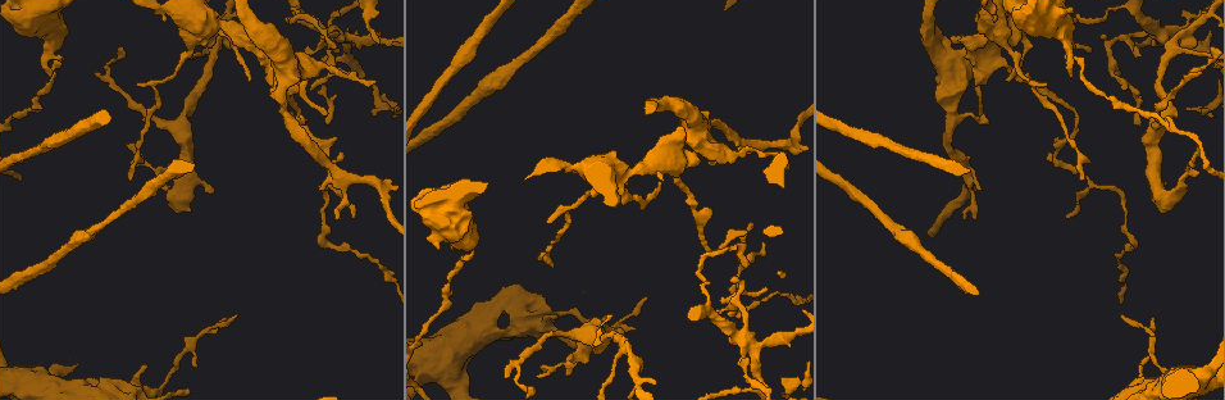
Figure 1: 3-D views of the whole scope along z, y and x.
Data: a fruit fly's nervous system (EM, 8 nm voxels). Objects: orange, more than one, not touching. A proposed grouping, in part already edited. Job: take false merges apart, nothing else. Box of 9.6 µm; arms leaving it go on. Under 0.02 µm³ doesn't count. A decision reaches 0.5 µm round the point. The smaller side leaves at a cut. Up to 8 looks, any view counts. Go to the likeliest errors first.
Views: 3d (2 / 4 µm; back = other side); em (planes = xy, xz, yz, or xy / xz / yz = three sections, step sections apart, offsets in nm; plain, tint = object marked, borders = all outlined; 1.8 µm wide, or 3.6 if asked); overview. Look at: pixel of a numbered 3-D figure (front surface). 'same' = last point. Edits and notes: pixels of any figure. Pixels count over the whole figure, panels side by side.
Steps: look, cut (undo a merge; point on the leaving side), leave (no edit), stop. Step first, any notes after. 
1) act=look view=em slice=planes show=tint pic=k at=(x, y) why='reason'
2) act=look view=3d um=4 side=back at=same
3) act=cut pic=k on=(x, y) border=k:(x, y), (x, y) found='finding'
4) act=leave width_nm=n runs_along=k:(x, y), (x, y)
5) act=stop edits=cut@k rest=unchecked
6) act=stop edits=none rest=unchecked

act=look view=em um=3.6 slice=planes show=plain pic=1 at=(697, 146) why='thick turns thin'

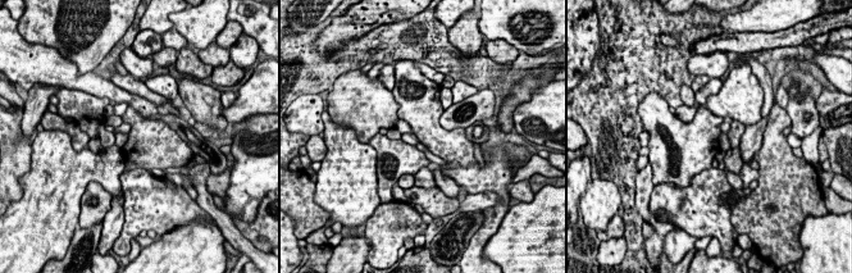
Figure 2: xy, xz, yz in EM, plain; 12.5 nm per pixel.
act=look view=em um=3.6 slice=planes show=tint at=same

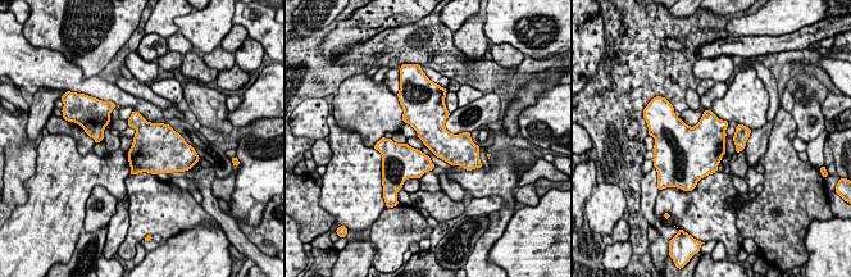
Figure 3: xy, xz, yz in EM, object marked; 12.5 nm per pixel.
act=leave found='all the same cell'

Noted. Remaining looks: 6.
act=look view=em slice=planes show=tint pic=1 at=(1056, 158) why='narrows sharply'

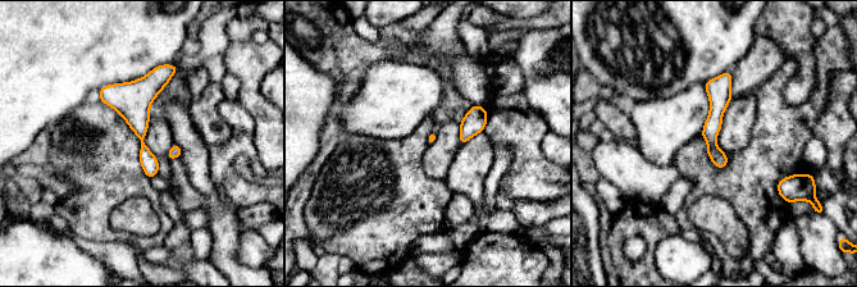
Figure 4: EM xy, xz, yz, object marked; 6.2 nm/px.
act=leave width_nm=50 runs_along=4:(160, 69), (140, 95), (150, 173) found='continuous, no second cell'

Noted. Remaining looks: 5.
act=look view=em slice=planes show=tint pic=1 at=(577, 348) why='calibre changes'

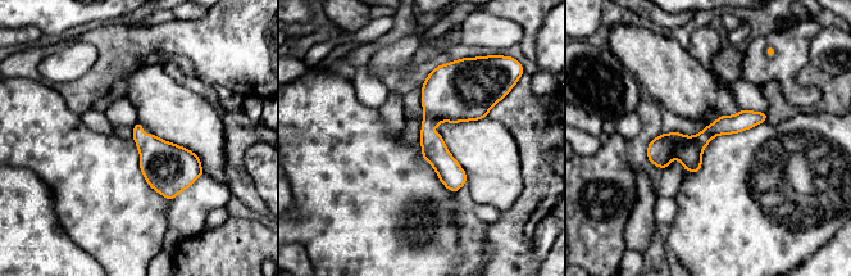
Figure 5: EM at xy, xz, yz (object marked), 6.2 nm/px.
act=leave found='continuous, no second cell'

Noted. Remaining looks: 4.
act=stop edits=none rest=unchecked

